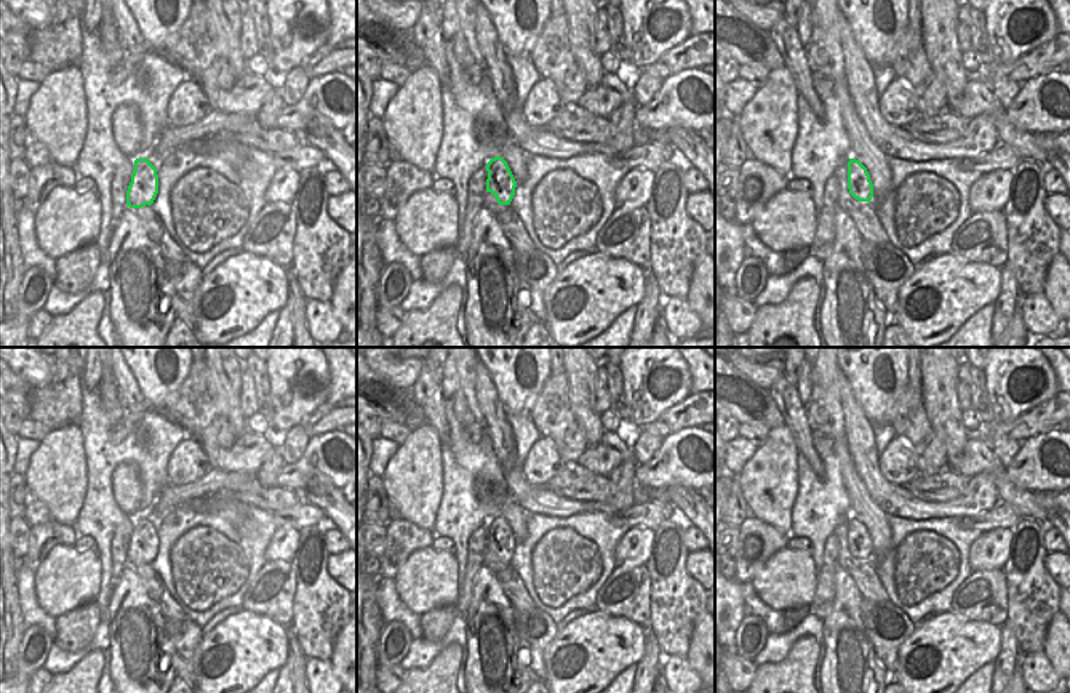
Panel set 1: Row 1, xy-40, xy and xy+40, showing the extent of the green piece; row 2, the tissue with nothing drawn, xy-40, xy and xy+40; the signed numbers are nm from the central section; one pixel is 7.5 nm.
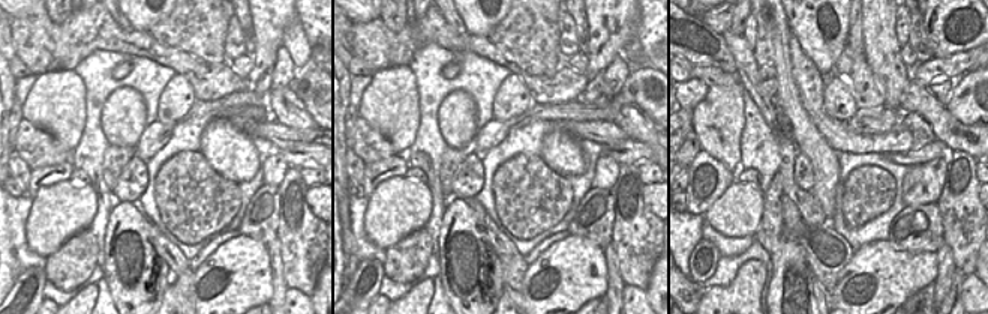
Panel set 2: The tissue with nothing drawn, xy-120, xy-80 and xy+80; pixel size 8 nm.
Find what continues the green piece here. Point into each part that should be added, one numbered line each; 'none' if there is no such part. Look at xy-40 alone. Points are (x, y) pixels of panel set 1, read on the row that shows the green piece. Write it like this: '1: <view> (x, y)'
none

